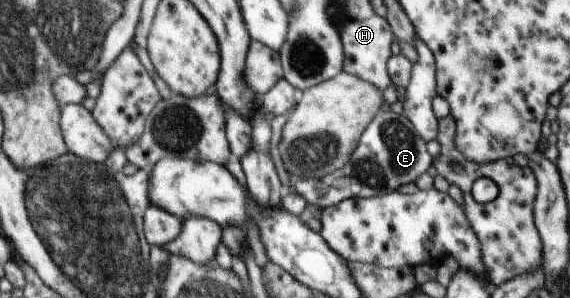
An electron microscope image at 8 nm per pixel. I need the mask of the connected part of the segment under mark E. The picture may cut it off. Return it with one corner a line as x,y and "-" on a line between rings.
381,110
360,135
356,150
342,168
322,178
291,178
291,190
320,209
346,199
377,197
393,193
402,184
415,182
433,164
433,156
428,153
426,143
412,122
404,115

